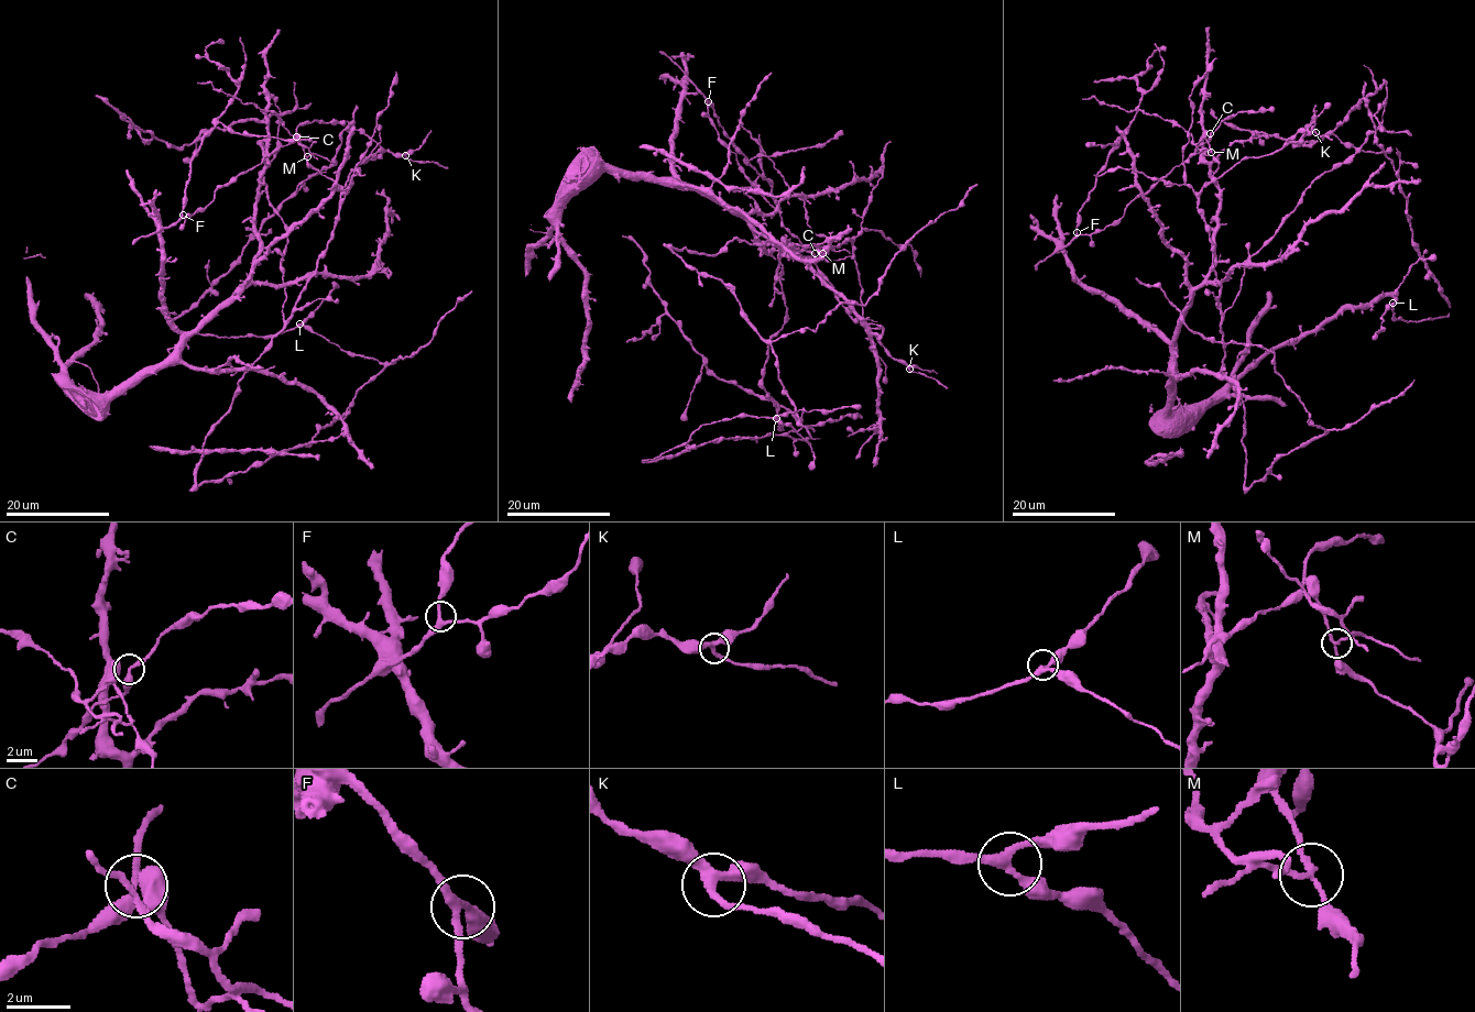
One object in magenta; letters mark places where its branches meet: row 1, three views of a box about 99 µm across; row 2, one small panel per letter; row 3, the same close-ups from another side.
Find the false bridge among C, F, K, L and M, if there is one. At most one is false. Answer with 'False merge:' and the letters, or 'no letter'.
False merge: M

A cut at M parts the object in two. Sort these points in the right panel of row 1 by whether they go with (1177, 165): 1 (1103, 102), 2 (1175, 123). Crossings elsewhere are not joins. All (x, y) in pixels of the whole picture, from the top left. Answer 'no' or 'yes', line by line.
1: no
2: no

